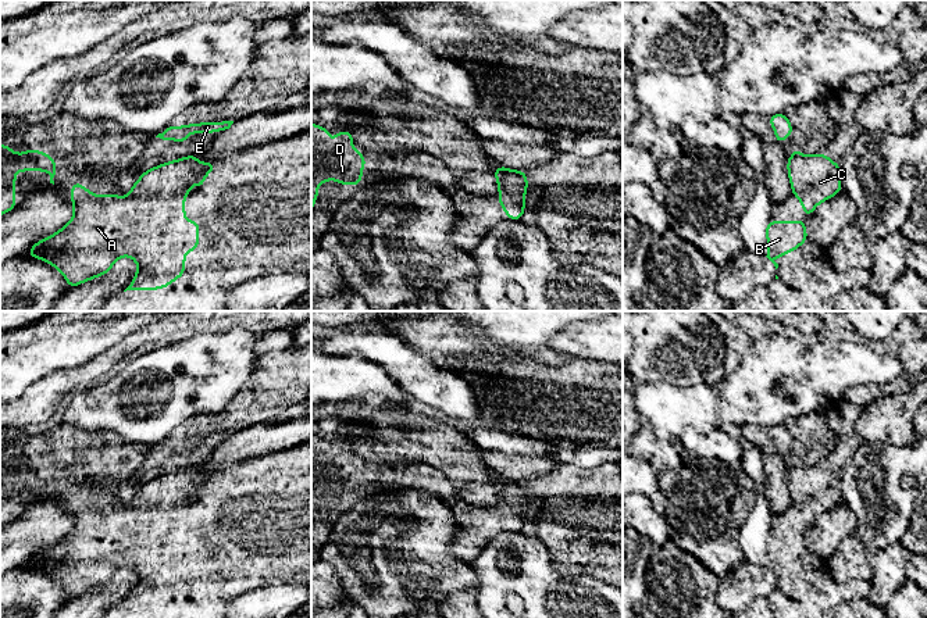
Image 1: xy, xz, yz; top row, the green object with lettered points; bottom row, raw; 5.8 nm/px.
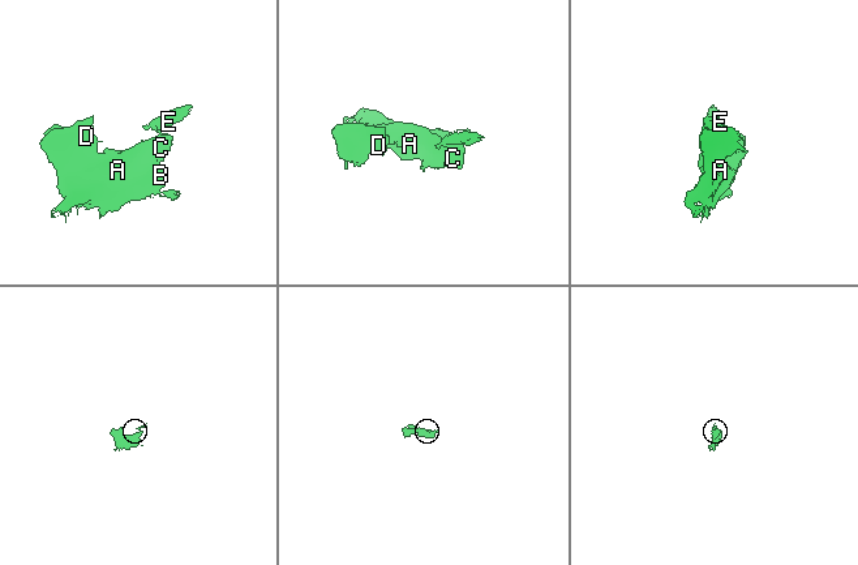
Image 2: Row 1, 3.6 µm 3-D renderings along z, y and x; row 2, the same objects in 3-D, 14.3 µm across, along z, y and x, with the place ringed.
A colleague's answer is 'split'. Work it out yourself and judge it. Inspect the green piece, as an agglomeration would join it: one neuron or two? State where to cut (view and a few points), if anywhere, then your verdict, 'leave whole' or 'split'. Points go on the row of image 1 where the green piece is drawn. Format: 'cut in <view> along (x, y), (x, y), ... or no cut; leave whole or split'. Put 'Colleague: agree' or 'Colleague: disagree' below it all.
cut in yz along (801, 154), (791, 156); split
Colleague: agree

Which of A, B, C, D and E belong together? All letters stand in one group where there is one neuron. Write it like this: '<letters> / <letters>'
A B C D / E

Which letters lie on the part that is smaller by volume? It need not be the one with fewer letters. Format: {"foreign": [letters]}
{"foreign": ["E"]}

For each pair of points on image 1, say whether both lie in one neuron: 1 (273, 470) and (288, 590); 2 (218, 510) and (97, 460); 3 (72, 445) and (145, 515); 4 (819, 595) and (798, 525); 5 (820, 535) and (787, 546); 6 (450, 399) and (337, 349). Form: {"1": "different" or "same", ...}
{"1": "different", "2": "same", "3": "same", "4": "same", "5": "different", "6": "same"}

